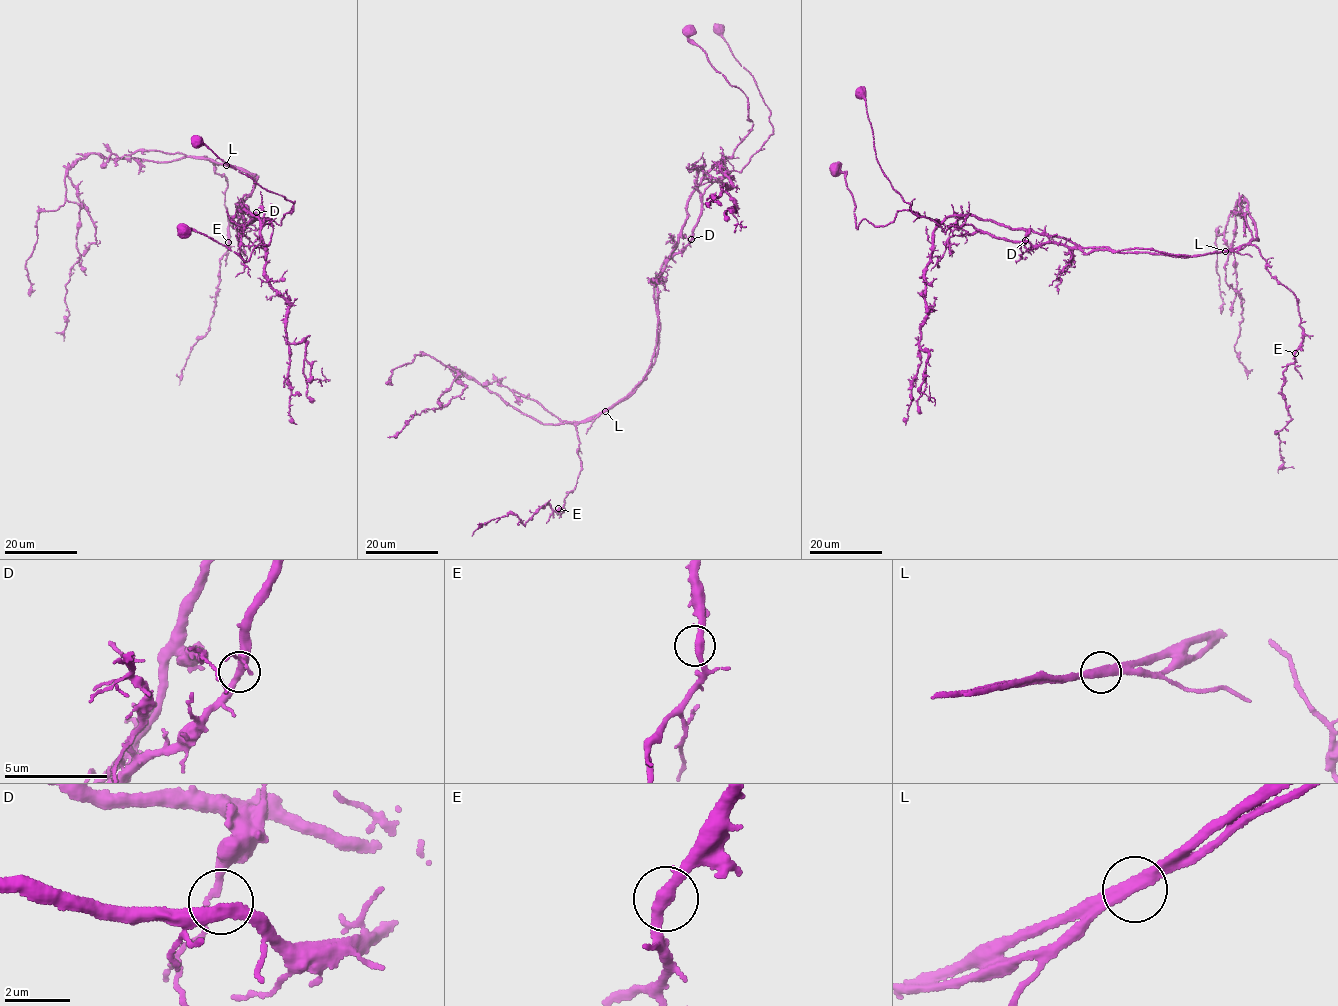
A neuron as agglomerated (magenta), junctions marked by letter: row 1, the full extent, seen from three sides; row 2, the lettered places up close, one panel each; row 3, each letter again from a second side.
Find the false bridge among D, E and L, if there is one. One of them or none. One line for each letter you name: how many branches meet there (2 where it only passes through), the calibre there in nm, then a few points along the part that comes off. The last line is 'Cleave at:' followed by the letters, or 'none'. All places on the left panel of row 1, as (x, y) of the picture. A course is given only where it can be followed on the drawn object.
L: Branches: 2. Thickness 360 nm. Course of the part to remove: (226, 165), (258, 176), (237, 210), (255, 213), (252, 221), (280, 225), (293, 210), (295, 202), (192, 141)
Cleave at: L

